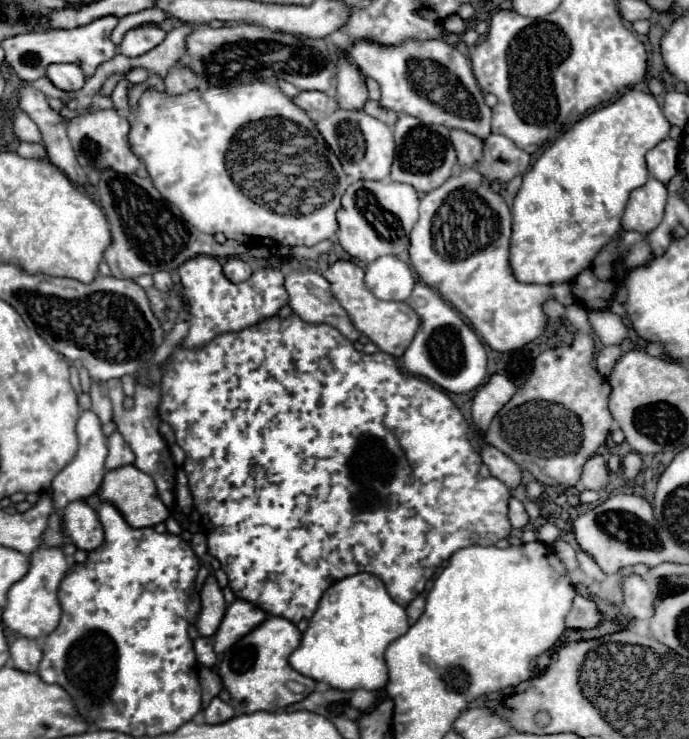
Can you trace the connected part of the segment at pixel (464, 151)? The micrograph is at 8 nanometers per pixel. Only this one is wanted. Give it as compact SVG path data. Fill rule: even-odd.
M451 130L451 142L457 150L457 160L461 166L473 166L475 160L481 156L483 140L467 130Z

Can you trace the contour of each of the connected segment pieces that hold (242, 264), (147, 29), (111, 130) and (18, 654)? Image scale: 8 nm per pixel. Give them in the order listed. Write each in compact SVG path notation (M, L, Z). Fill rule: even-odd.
M229 258L227 262L225 262L225 266L223 266L223 272L225 272L225 276L229 278L229 280L233 280L233 282L243 282L243 280L247 280L249 276L251 276L251 266L243 260L243 258Z
M139 26L139 28L131 28L121 44L119 44L119 54L123 56L141 56L145 52L149 52L151 48L155 48L157 44L161 44L165 38L165 32L157 26Z
M97 110L97 112L83 114L83 116L75 116L69 122L67 134L69 134L69 140L73 144L75 154L81 160L81 166L93 168L97 172L113 170L117 174L135 174L141 160L131 150L129 130L131 128L129 128L127 118L119 116L115 110Z
M17 638L11 644L11 664L23 672L37 672L41 662L41 648L31 638Z

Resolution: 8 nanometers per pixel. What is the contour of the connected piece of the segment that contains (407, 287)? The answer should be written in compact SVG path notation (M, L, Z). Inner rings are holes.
M383 256L371 262L365 270L369 290L381 300L405 302L415 286L411 268L397 256Z

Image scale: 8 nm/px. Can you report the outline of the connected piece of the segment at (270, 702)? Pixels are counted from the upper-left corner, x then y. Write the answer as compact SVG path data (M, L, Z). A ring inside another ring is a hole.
M269 616L265 622L261 622L255 630L251 630L247 636L243 636L233 648L229 648L223 654L217 674L223 678L223 686L229 690L237 714L249 714L257 710L275 712L279 708L295 704L297 700L303 700L305 696L309 696L309 692L315 690L315 680L299 674L287 662L291 652L299 646L299 642L301 642L301 632L293 622L281 616ZM289 680L303 684L305 692L301 694L291 692L287 688Z

